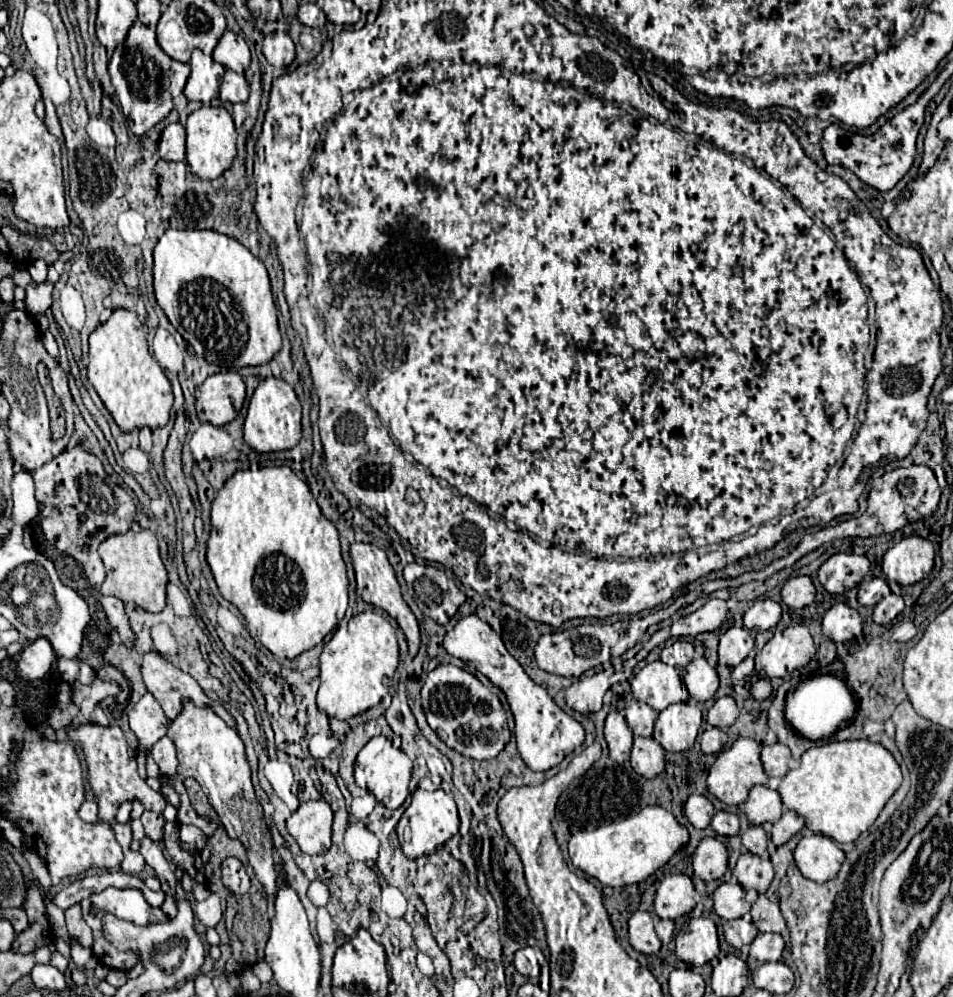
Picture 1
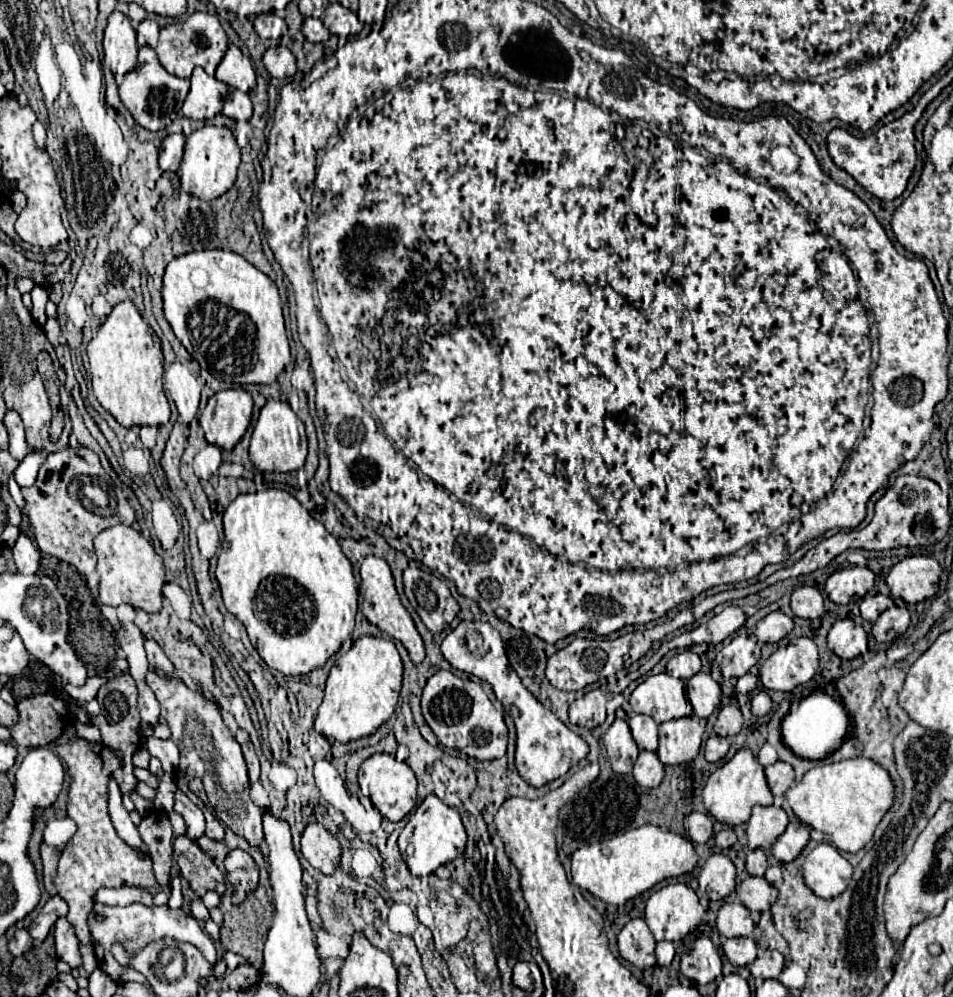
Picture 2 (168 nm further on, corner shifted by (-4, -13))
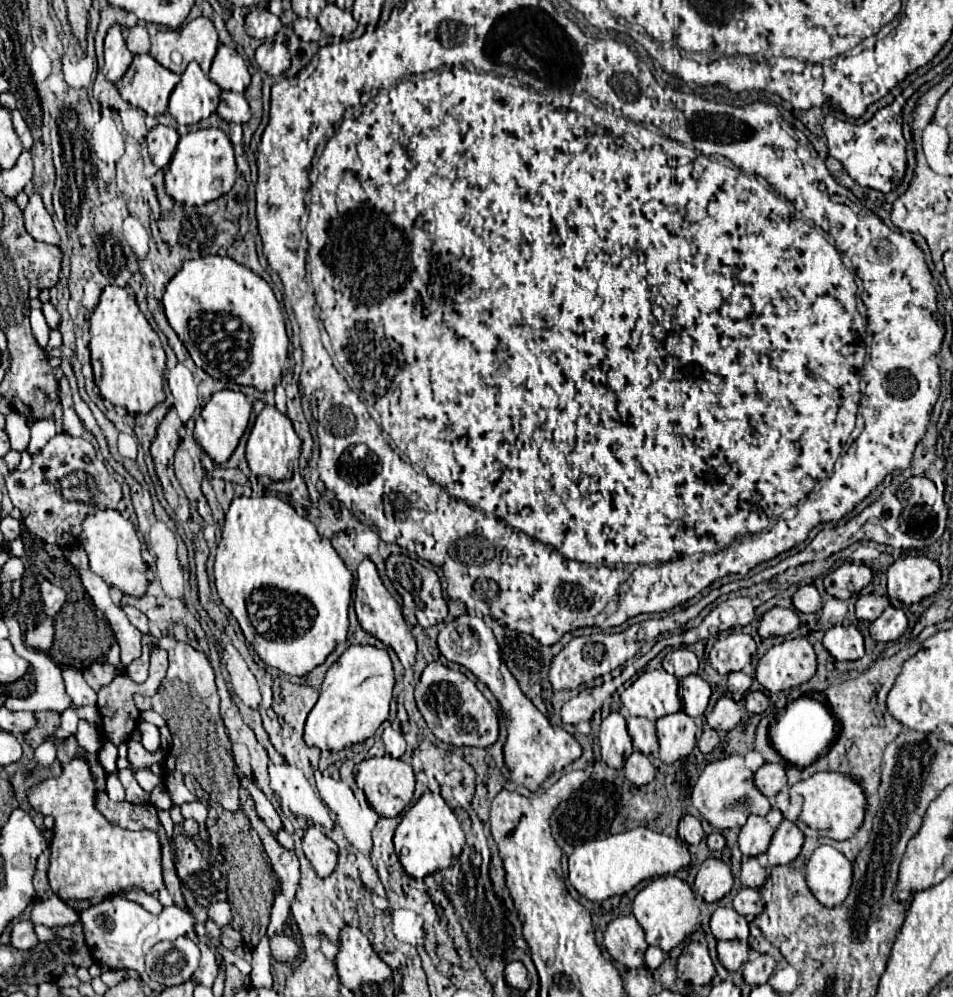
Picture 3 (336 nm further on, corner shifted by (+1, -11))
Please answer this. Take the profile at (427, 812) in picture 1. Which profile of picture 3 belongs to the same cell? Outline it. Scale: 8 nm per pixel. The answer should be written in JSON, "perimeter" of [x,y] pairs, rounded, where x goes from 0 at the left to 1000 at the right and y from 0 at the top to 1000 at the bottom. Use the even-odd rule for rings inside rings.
{"perimeter":[[[447,794],[443,800],[422,818],[422,824],[413,837],[413,853],[425,875],[432,881],[446,881],[464,871],[474,869],[487,851],[487,835],[478,816],[466,804],[462,796]]]}

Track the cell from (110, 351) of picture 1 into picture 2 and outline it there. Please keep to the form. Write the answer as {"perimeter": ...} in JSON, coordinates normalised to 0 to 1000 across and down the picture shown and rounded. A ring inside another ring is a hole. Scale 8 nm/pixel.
{"perimeter":[[[137,301],[125,303],[91,347],[98,395],[104,405],[129,427],[161,427],[177,423],[179,409],[171,393],[169,345]]]}

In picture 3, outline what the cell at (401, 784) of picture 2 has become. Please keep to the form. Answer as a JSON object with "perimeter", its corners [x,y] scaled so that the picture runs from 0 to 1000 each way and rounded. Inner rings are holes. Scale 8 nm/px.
{"perimeter":[[[403,756],[401,760],[386,760],[380,762],[376,768],[373,769],[373,783],[378,792],[382,792],[386,804],[390,806],[390,810],[405,820],[413,820],[418,818],[432,802],[434,796],[434,774],[432,770],[422,764],[416,762],[407,756]]]}

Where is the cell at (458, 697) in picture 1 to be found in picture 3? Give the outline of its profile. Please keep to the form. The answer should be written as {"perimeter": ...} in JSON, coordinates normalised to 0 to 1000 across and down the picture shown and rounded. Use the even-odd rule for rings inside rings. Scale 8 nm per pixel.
{"perimeter":[[[462,664],[449,666],[437,686],[437,706],[453,736],[468,746],[512,750],[523,740],[523,720],[514,704],[483,672],[474,672]]]}

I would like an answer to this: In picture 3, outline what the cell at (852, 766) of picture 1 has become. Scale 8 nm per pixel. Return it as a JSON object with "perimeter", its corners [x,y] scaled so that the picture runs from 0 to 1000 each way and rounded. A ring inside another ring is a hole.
{"perimeter":[[[858,774],[848,782],[821,790],[814,796],[810,810],[818,812],[823,820],[833,824],[846,839],[867,839],[873,843],[890,843],[905,828],[909,796],[905,788],[888,776]]]}

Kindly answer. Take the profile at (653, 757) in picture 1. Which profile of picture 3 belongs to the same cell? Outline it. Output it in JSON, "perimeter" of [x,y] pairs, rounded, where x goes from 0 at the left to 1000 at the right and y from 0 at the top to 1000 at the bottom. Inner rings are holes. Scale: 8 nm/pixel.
{"perimeter":[[[665,752],[663,758],[659,758],[659,762],[655,766],[655,776],[663,786],[674,788],[674,786],[680,786],[686,782],[686,768],[674,754]]]}

